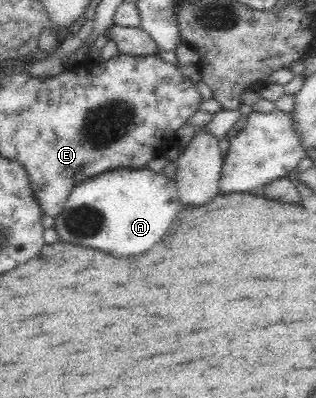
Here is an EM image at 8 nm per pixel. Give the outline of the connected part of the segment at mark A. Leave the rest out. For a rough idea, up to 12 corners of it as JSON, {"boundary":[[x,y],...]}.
{"boundary":[[120,168],[72,188],[61,242],[150,250],[182,203],[176,181]]}

